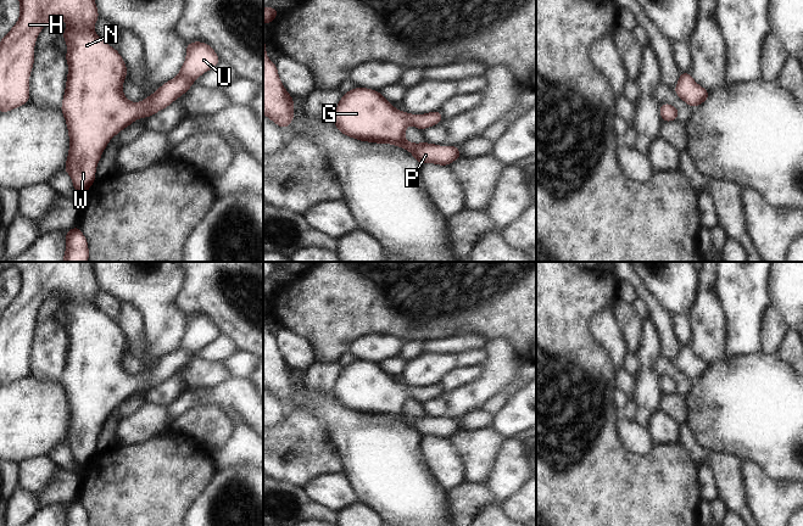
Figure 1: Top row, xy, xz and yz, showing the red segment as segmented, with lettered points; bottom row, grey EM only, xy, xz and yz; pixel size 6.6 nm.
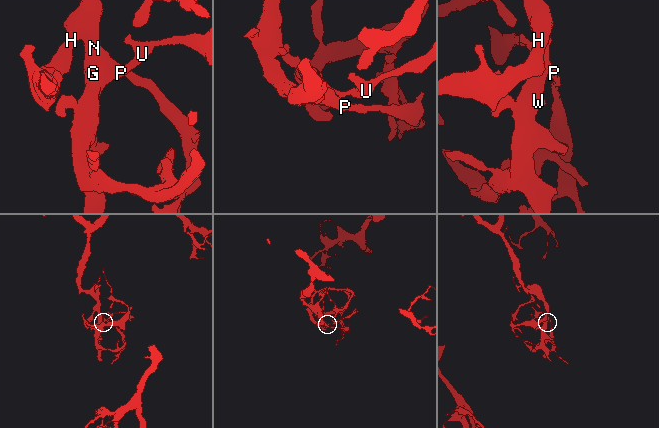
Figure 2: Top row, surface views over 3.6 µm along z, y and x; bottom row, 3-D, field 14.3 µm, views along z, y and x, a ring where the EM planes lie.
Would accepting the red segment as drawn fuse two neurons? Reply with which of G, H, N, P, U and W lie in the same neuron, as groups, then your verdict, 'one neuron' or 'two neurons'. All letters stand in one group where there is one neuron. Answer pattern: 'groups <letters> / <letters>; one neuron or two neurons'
groups G H N P U W; one neuron

